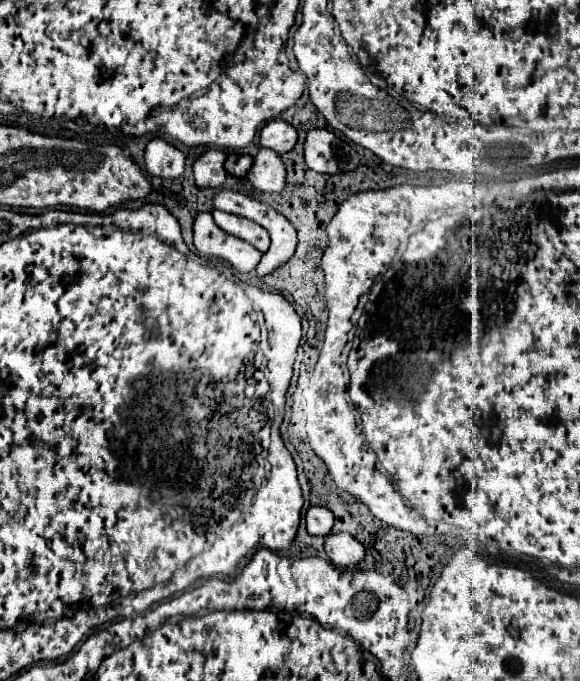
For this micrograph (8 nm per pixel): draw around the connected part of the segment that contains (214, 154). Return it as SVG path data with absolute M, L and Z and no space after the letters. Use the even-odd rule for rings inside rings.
M206 150L194 160L194 176L196 176L196 186L200 188L218 188L226 180L226 170L224 170L224 160L226 152L222 150Z

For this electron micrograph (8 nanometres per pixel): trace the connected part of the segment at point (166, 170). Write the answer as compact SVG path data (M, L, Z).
M154 136L146 144L146 168L150 176L158 178L178 178L184 172L184 154L162 140L160 136Z

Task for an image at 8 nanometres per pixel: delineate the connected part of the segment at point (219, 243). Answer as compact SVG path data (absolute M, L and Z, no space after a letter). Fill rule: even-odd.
M198 212L194 218L194 246L202 256L228 260L242 274L250 274L262 256L252 244L222 232L214 224L210 212Z

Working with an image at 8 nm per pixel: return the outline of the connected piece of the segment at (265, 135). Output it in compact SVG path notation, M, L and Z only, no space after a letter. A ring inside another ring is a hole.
M270 120L260 132L260 144L274 150L276 154L290 152L298 140L296 130L284 120Z

